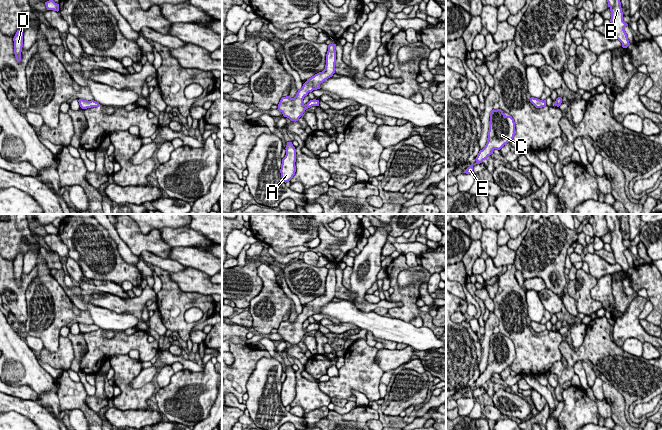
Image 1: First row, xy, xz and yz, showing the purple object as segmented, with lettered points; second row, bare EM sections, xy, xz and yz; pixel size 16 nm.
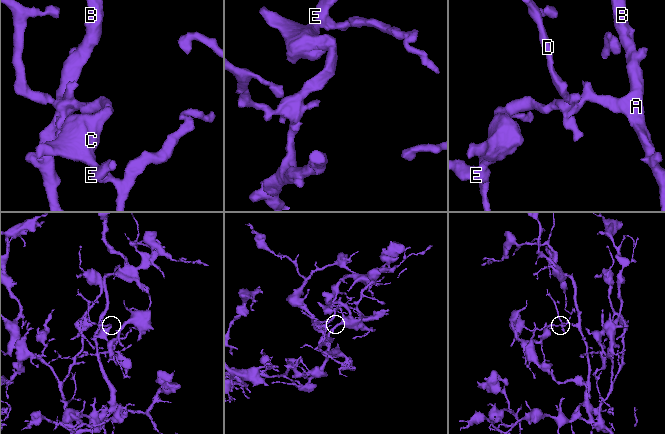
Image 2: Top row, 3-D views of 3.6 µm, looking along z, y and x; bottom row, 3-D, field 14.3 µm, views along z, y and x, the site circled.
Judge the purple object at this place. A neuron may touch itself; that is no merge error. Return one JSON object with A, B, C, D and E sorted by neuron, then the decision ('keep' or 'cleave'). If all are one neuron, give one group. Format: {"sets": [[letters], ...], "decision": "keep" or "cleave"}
{"sets": [["A", "B", "C", "D", "E"]], "decision": "keep"}

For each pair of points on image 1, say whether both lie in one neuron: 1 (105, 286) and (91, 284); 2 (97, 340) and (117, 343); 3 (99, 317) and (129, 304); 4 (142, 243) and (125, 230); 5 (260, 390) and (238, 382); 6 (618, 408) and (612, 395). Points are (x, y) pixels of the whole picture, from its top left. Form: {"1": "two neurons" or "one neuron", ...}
{"1": "one neuron", "2": "one neuron", "3": "two neurons", "4": "one neuron", "5": "two neurons", "6": "one neuron"}

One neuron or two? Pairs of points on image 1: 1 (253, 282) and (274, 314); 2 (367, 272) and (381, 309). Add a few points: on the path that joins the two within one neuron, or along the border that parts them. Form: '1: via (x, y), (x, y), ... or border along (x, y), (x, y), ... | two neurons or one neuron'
1: border along (257, 269), (262, 289), (248, 306) | two neurons
2: via (361, 284), (361, 300), (369, 307) | one neuron

